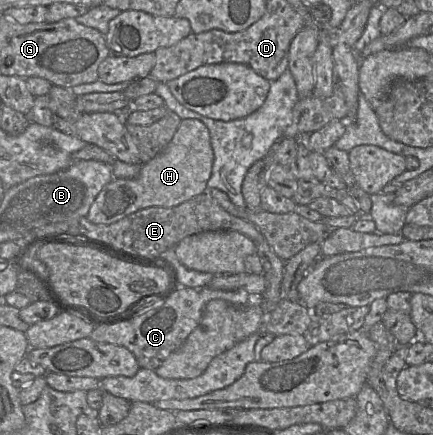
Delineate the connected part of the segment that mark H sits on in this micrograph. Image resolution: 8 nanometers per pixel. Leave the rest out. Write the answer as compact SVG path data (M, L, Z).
M182 119L168 146L156 157L142 164L140 173L131 179L112 179L99 192L92 203L86 218L94 224L110 225L134 212L148 207L175 207L202 193L205 193L211 177L214 152L211 146L209 130L198 119Z

